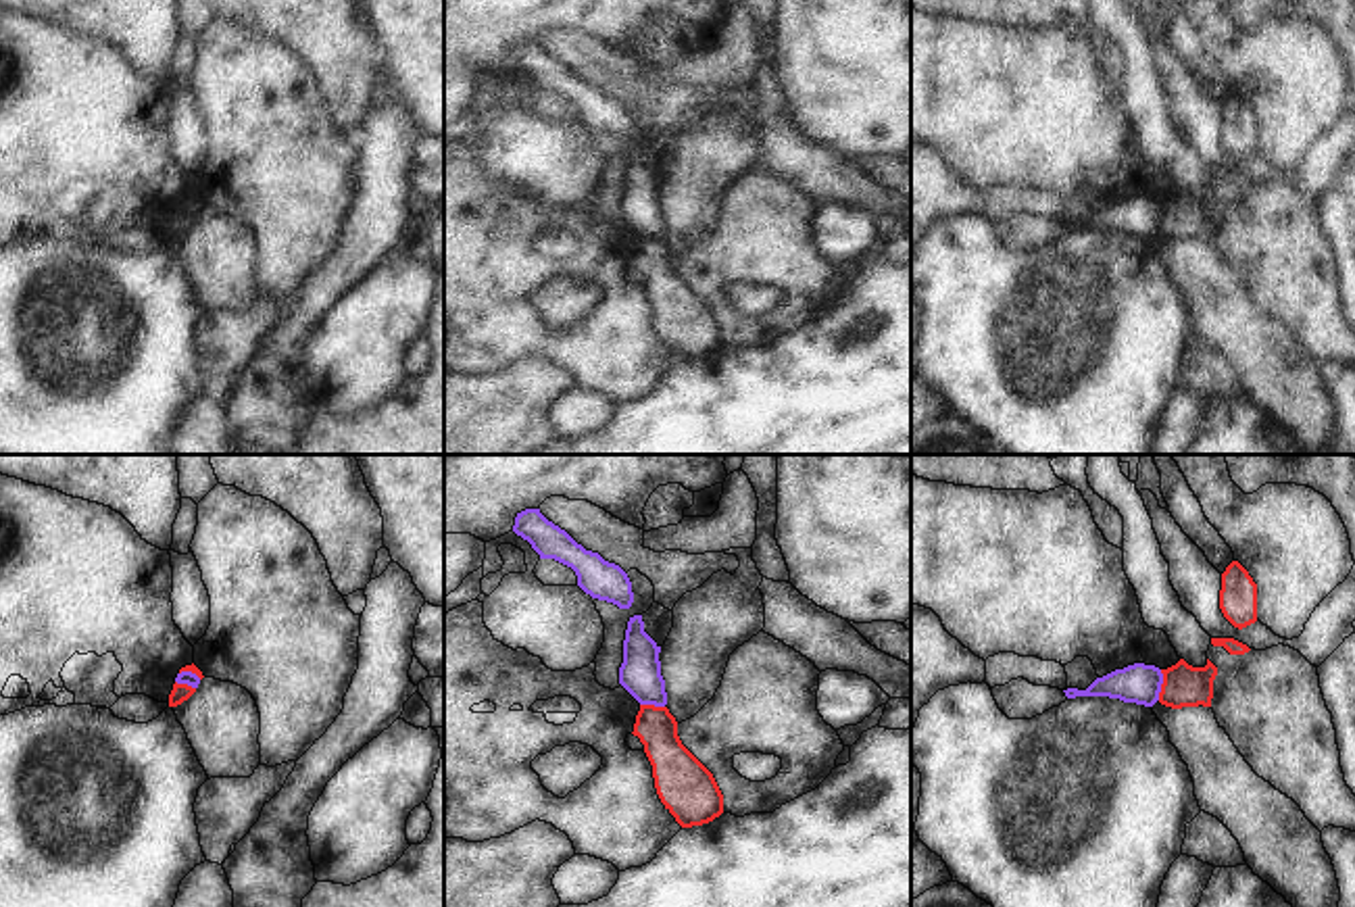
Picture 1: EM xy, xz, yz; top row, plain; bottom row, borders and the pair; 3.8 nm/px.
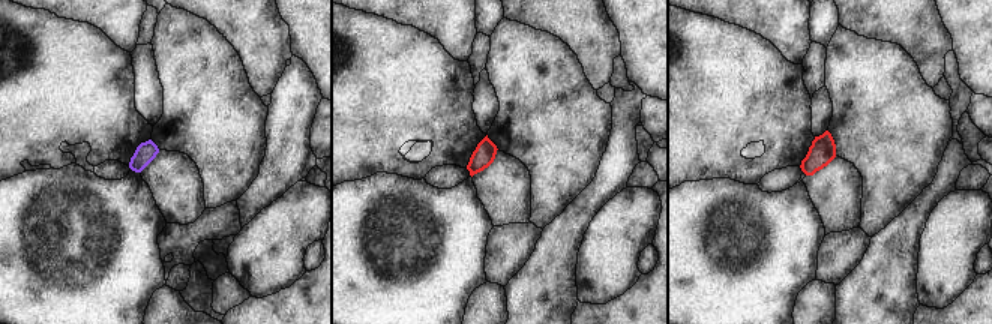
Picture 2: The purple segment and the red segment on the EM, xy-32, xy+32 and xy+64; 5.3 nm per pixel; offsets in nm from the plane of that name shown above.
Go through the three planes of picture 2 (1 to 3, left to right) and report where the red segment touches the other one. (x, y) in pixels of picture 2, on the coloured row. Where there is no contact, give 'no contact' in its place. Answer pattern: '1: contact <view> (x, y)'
1: no contact
2: no contact
3: no contact

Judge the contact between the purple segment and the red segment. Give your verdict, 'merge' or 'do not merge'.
do not merge

